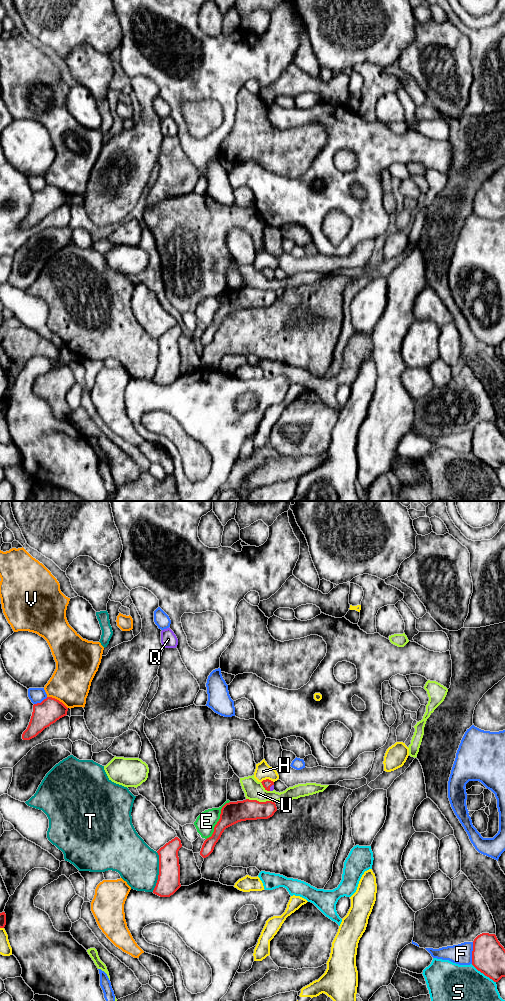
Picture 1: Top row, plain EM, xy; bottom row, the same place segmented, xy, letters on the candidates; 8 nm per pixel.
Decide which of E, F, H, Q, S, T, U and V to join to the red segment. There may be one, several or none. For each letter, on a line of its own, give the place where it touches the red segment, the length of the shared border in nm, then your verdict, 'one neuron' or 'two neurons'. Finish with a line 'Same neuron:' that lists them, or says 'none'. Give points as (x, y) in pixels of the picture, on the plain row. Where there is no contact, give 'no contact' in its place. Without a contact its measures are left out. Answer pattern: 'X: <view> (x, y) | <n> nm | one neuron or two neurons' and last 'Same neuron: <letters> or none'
E: xy (219, 308) | 360 nm | two neurons
F: xy (472, 441) | 180 nm | two neurons
H: xy (267, 267) | 100 nm | two neurons
Q: xy (270, 274) | 70 nm | one neuron
S: xy (483, 461) | 240 nm | two neurons
T: xy (159, 360) | 320 nm | two neurons
U: xy (260, 290) | 240 nm | two neurons
V: xy (56, 187) | 190 nm | two neurons
Same neuron: Q

